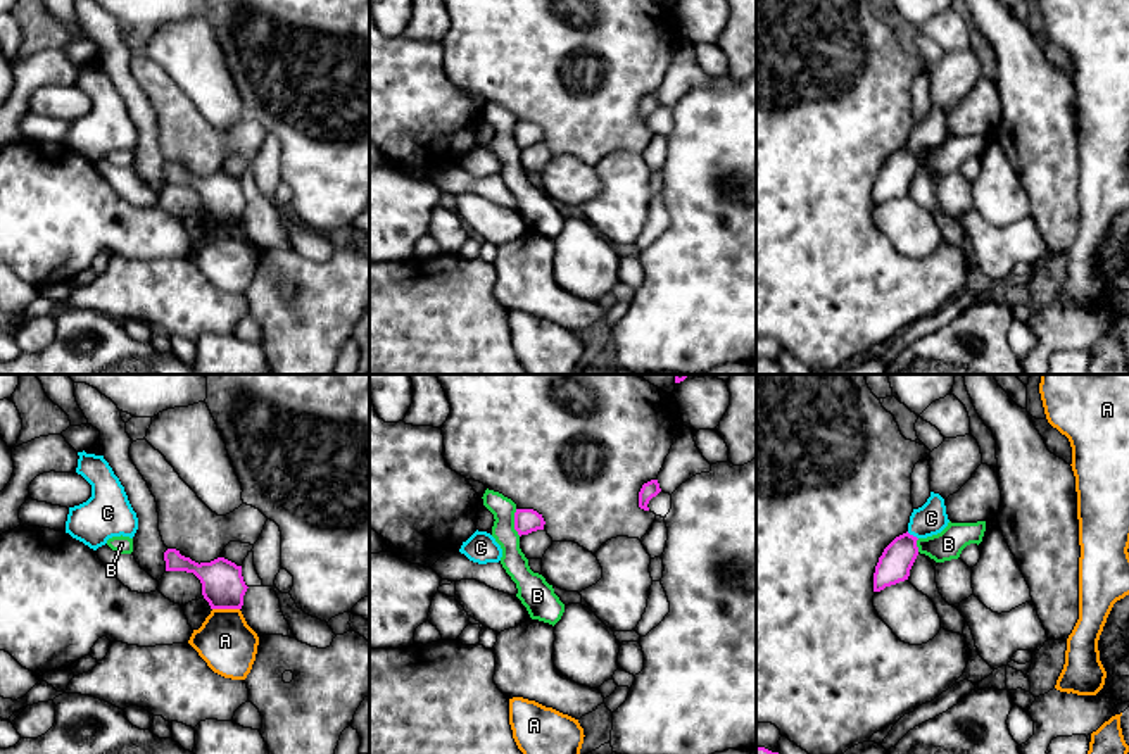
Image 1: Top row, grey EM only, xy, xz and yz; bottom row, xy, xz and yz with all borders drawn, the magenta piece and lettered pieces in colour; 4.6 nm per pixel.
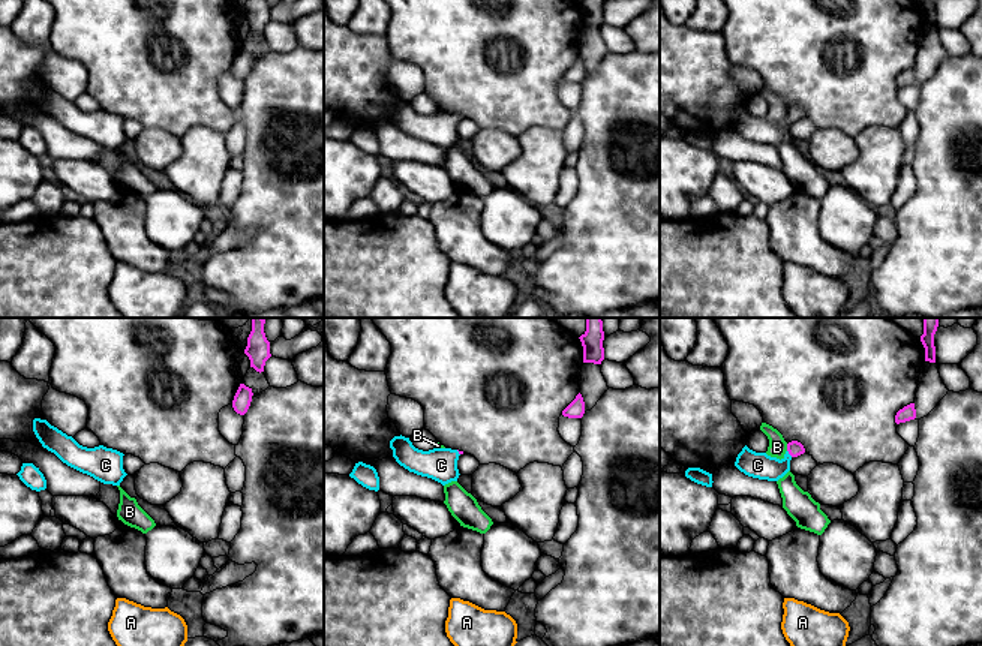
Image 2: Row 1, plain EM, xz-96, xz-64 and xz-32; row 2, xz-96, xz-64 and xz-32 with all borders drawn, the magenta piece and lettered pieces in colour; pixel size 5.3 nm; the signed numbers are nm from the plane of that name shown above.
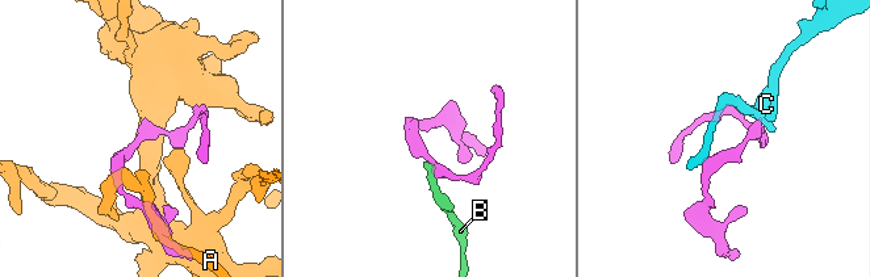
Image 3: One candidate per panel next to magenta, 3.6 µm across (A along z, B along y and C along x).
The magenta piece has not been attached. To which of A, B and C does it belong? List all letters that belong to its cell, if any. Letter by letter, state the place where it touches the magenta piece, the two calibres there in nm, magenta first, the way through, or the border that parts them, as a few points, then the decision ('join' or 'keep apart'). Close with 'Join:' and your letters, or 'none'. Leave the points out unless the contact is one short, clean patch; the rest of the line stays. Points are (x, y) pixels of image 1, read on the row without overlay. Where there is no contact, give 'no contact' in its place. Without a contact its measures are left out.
A: xy (227, 221) | 200/260 nm | along xy (213, 221), (239, 223) | keep apart
B: xz (515, 137) | 110/120 nm | along xz (515, 123), (515, 144), (520, 149) | keep apart
C: yz (912, 149) | 150/150 nm | across yz (895, 178), (912, 149), (931, 131) | join
Join: C

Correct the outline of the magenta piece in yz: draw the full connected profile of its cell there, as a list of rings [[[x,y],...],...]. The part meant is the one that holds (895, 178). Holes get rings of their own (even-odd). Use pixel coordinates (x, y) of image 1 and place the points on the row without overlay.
[[[930,105],[927,116],[913,123],[908,145],[896,150],[879,171],[874,186],[874,205],[908,193],[910,183],[918,169],[917,154],[941,147],[948,136],[944,112]]]

